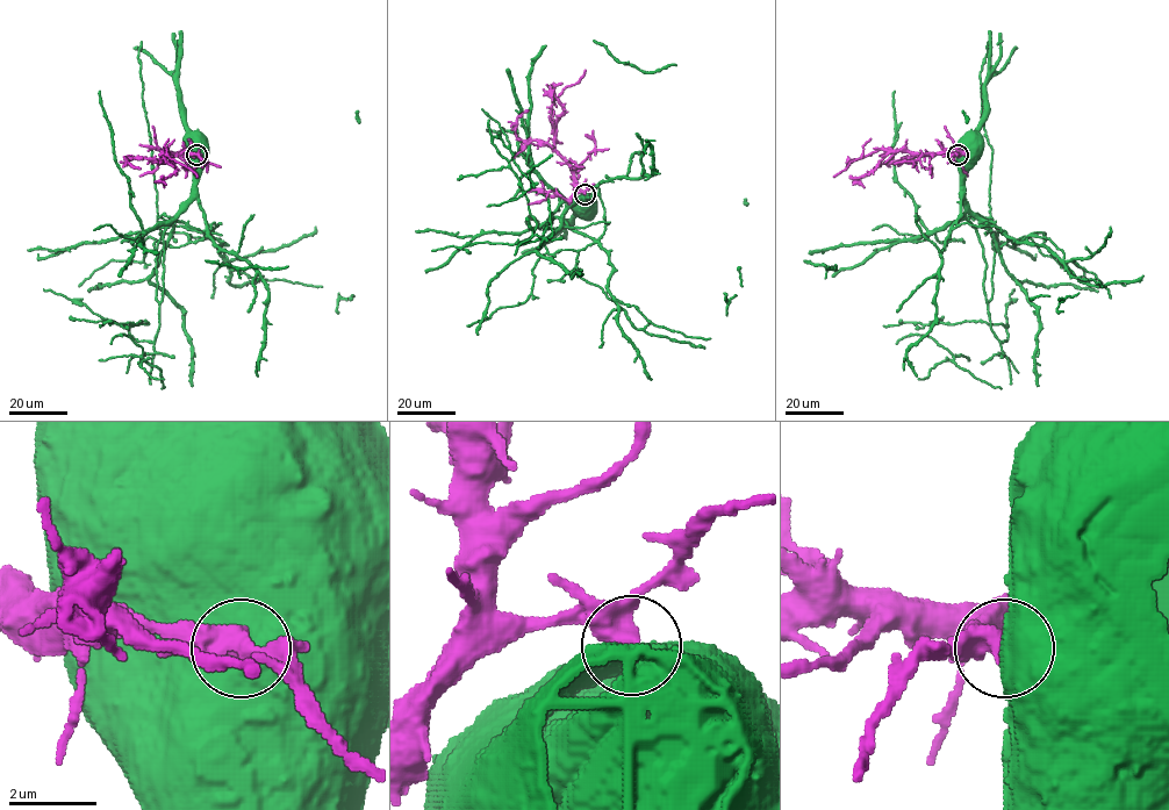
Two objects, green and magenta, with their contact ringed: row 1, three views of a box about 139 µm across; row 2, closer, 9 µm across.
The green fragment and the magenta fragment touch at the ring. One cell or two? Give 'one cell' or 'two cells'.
two cells

